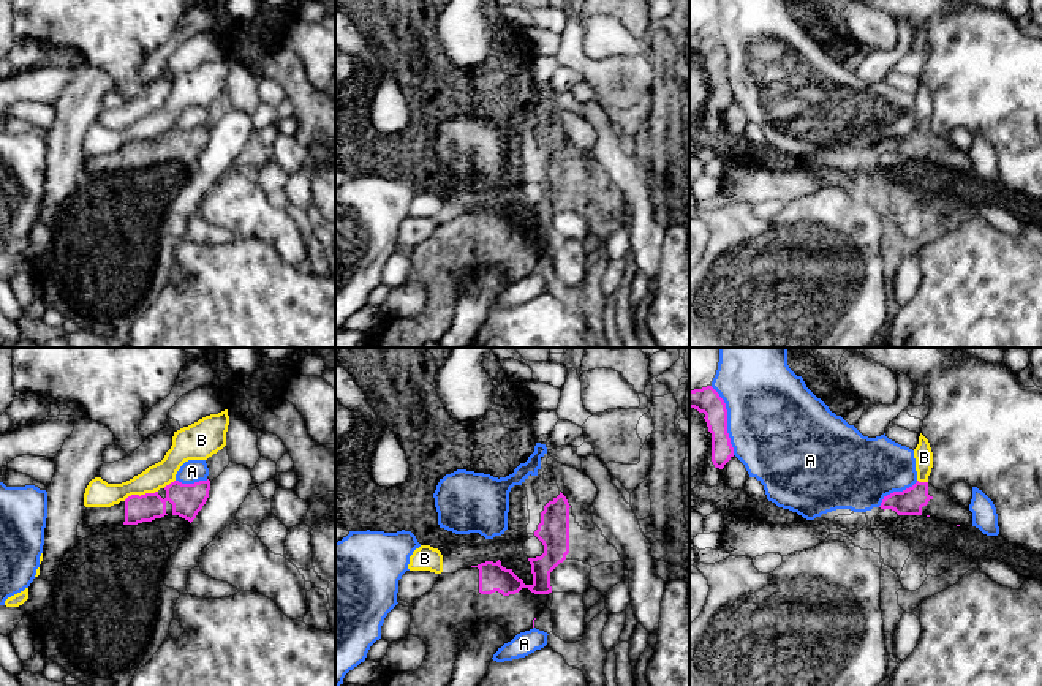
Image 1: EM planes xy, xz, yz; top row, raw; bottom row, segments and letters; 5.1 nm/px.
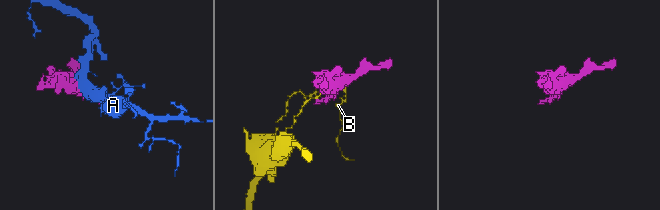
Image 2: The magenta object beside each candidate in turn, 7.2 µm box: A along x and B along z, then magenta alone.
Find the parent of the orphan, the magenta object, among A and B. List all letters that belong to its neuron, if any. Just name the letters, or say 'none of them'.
none of them

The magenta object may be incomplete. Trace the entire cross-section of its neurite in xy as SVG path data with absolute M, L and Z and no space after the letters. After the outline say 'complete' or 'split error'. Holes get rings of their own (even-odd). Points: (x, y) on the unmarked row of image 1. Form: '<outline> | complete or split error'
M210 126L171 128L155 139L131 141L111 153L87 153L84 168L96 175L109 171L138 171L164 161L179 161L190 169L209 144Z | split error

